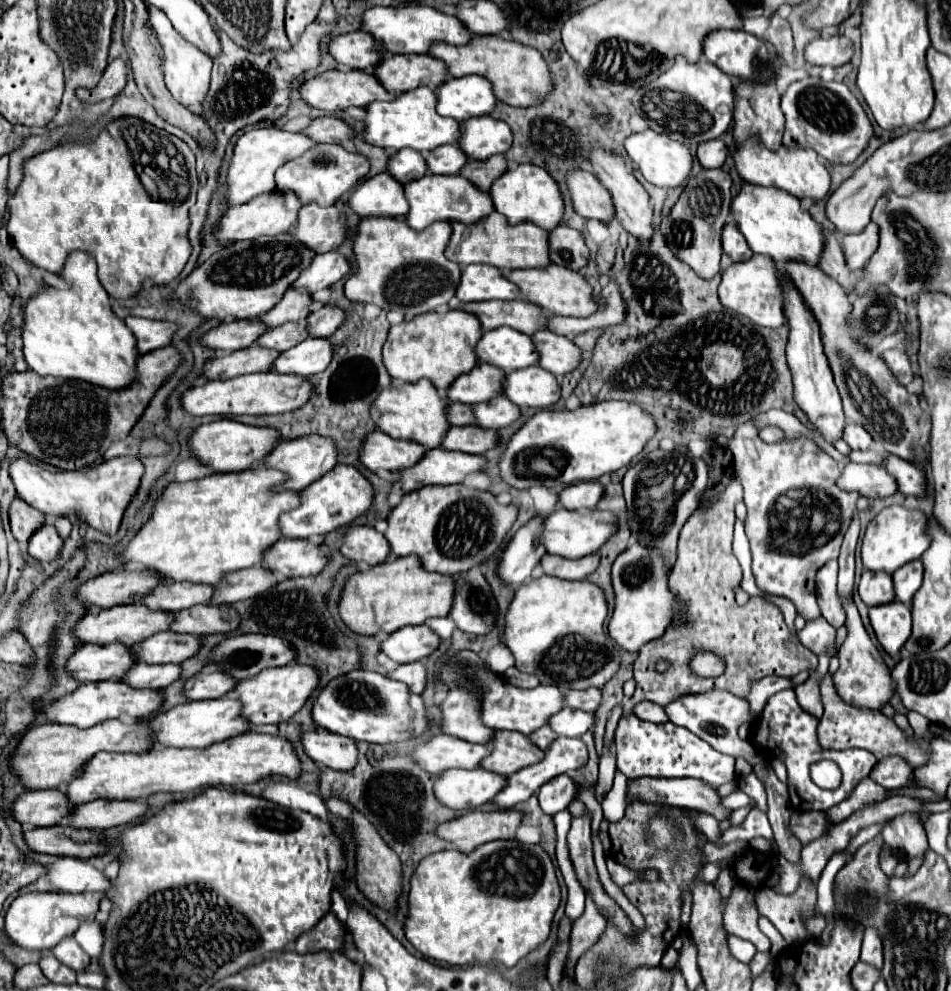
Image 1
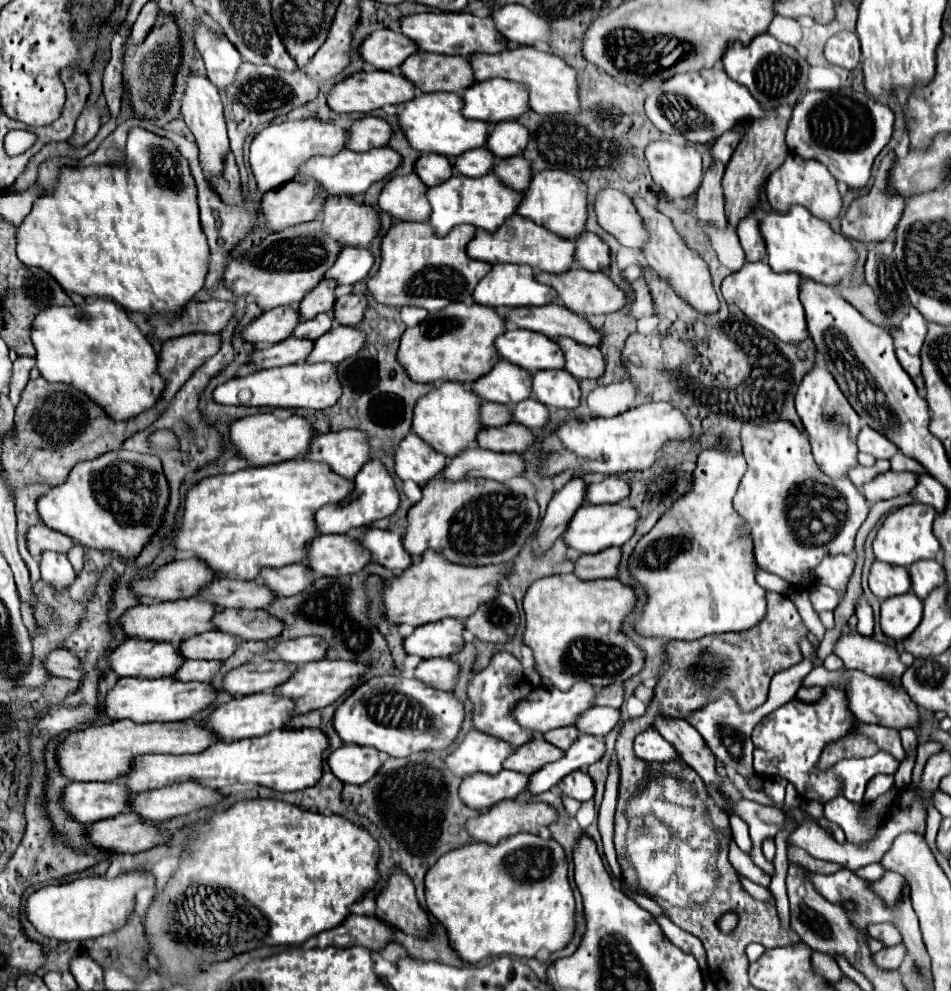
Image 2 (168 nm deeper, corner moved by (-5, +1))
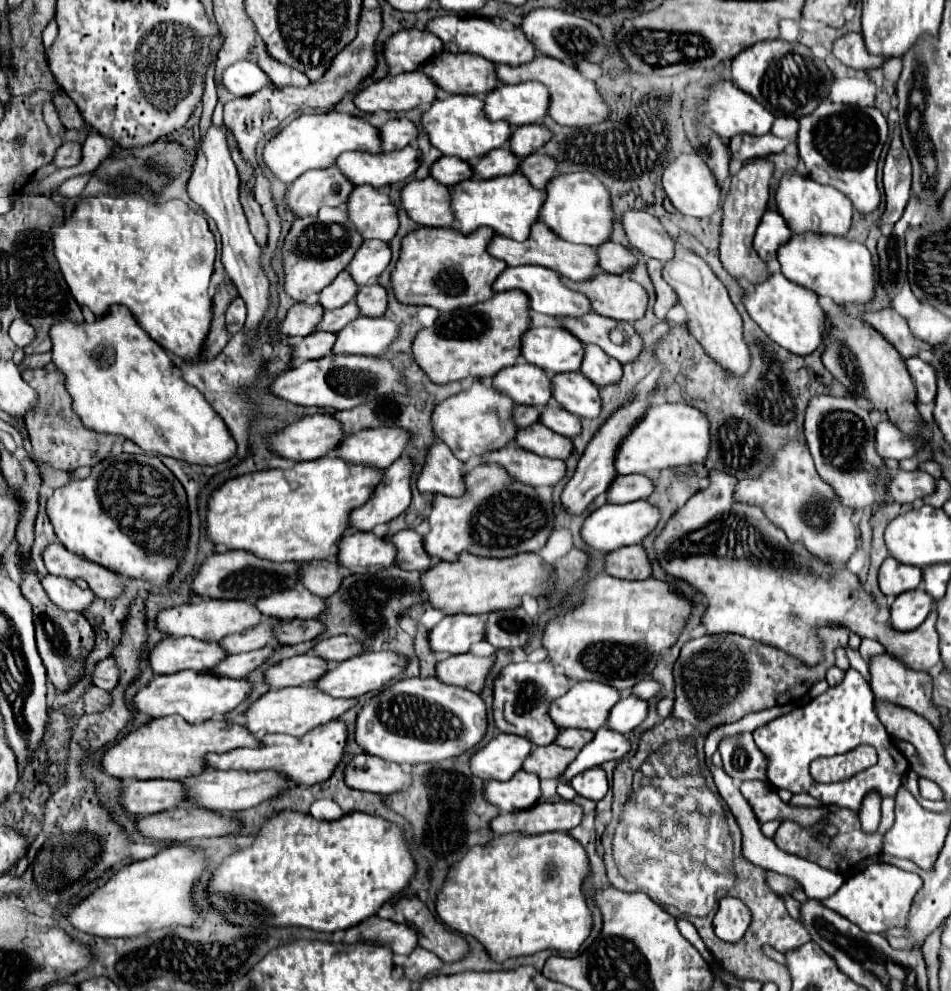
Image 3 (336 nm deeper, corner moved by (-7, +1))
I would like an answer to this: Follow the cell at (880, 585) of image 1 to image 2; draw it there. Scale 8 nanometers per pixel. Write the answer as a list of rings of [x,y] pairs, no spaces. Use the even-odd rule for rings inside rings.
[[[875,560],[869,574],[869,588],[879,600],[887,600],[891,596],[909,592],[911,578],[907,568],[899,568],[899,566],[891,566]]]

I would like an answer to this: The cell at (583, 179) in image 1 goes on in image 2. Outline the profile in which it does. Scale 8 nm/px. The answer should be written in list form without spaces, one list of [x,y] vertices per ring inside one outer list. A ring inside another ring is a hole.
[[[601,190],[595,202],[599,226],[629,248],[641,248],[647,242],[647,230],[633,200],[617,190]]]

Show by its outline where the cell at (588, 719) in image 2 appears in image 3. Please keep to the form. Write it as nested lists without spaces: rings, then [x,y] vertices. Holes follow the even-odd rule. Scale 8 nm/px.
[[[627,696],[621,698],[609,712],[609,720],[607,720],[607,728],[627,734],[633,728],[637,728],[647,716],[647,702],[639,700],[635,696]]]

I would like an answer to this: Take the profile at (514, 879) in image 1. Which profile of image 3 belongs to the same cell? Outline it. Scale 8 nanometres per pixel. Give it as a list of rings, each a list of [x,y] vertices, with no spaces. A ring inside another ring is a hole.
[[[547,832],[537,836],[497,836],[483,846],[473,846],[449,868],[437,894],[435,908],[449,928],[479,940],[495,962],[505,962],[513,956],[529,956],[541,950],[573,954],[591,932],[591,912],[581,890],[587,874],[587,854],[569,834]]]

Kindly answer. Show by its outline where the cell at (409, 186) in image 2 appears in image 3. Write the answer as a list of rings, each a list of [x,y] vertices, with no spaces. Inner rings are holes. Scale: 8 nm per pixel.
[[[433,178],[413,180],[401,190],[401,206],[409,214],[409,218],[421,226],[451,226],[453,216],[449,216],[449,188],[437,184]]]

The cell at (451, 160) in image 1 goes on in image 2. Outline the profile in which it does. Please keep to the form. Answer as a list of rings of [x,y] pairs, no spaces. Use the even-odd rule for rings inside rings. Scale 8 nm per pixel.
[[[473,148],[471,152],[463,152],[453,160],[453,166],[459,174],[469,176],[469,178],[479,178],[485,176],[493,170],[495,166],[495,156],[487,152],[487,148]]]

